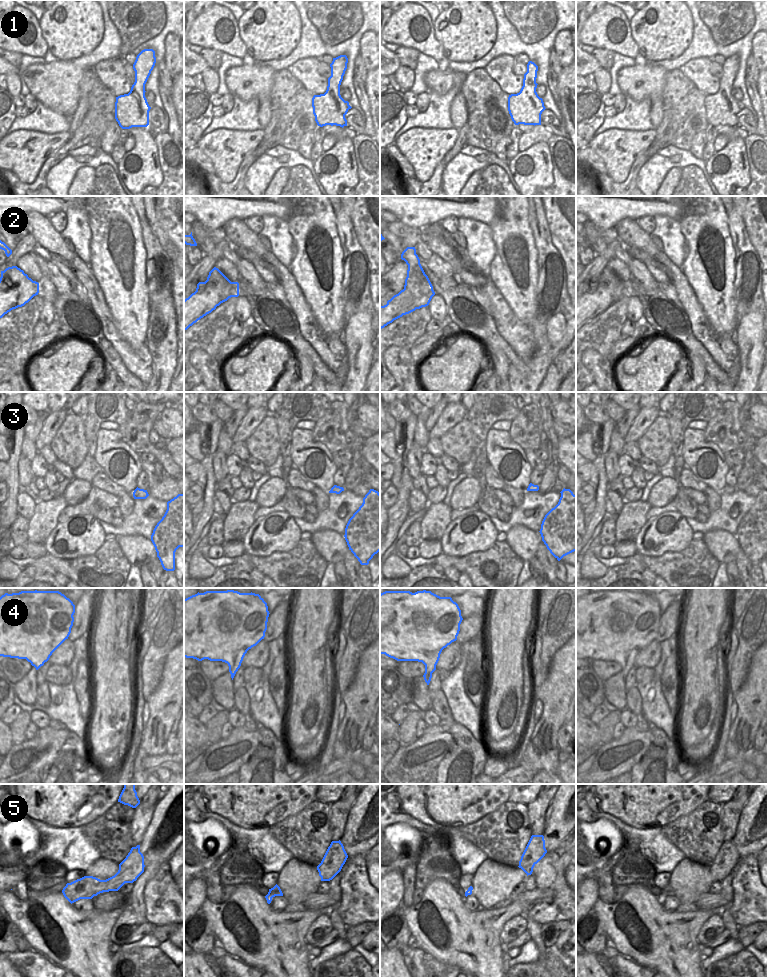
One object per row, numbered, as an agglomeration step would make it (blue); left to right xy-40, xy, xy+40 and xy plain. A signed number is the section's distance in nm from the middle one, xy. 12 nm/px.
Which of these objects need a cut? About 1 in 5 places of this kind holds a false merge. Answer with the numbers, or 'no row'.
2, 5

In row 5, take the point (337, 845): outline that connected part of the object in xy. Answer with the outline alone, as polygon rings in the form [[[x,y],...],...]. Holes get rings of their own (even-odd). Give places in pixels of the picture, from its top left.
[[[340,840],[339,841],[332,841],[330,844],[330,847],[333,847],[334,849],[338,850],[344,859],[348,858],[348,855],[344,849],[344,846]]]

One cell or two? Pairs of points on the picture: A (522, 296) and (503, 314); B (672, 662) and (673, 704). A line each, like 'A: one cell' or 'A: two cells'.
A: two cells
B: one cell

